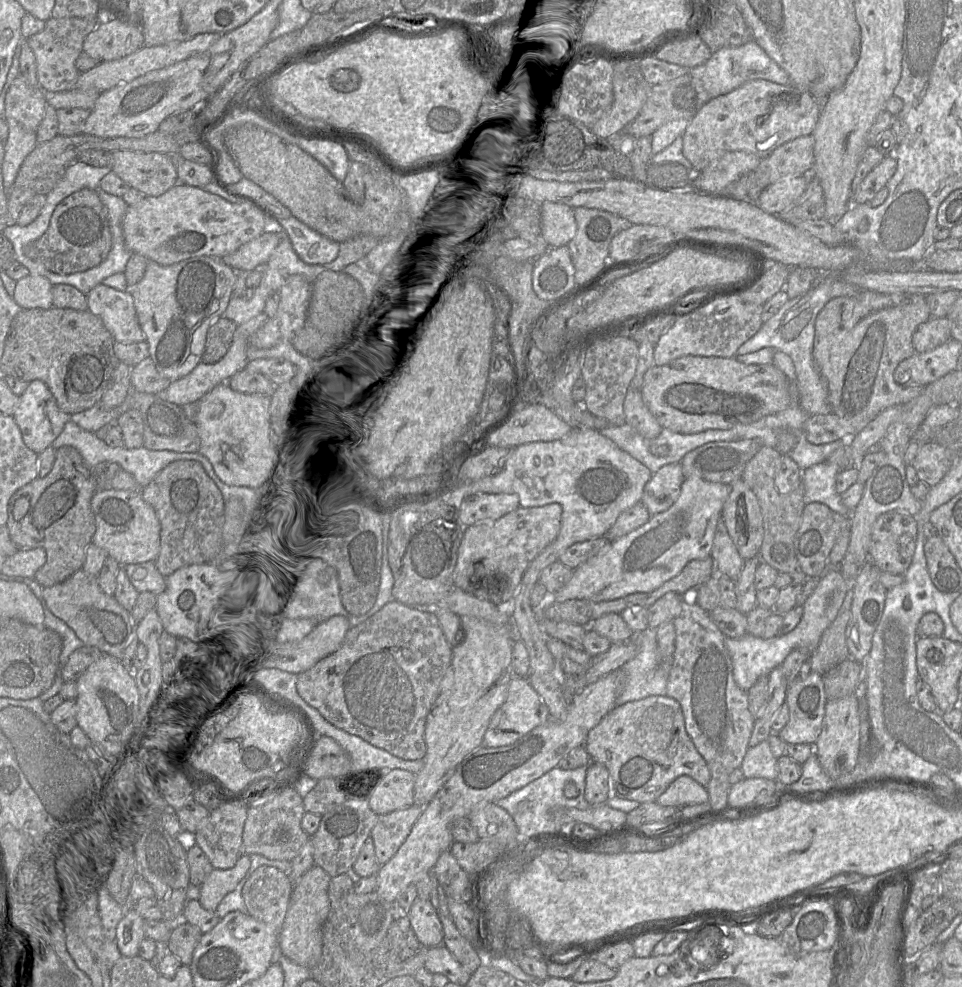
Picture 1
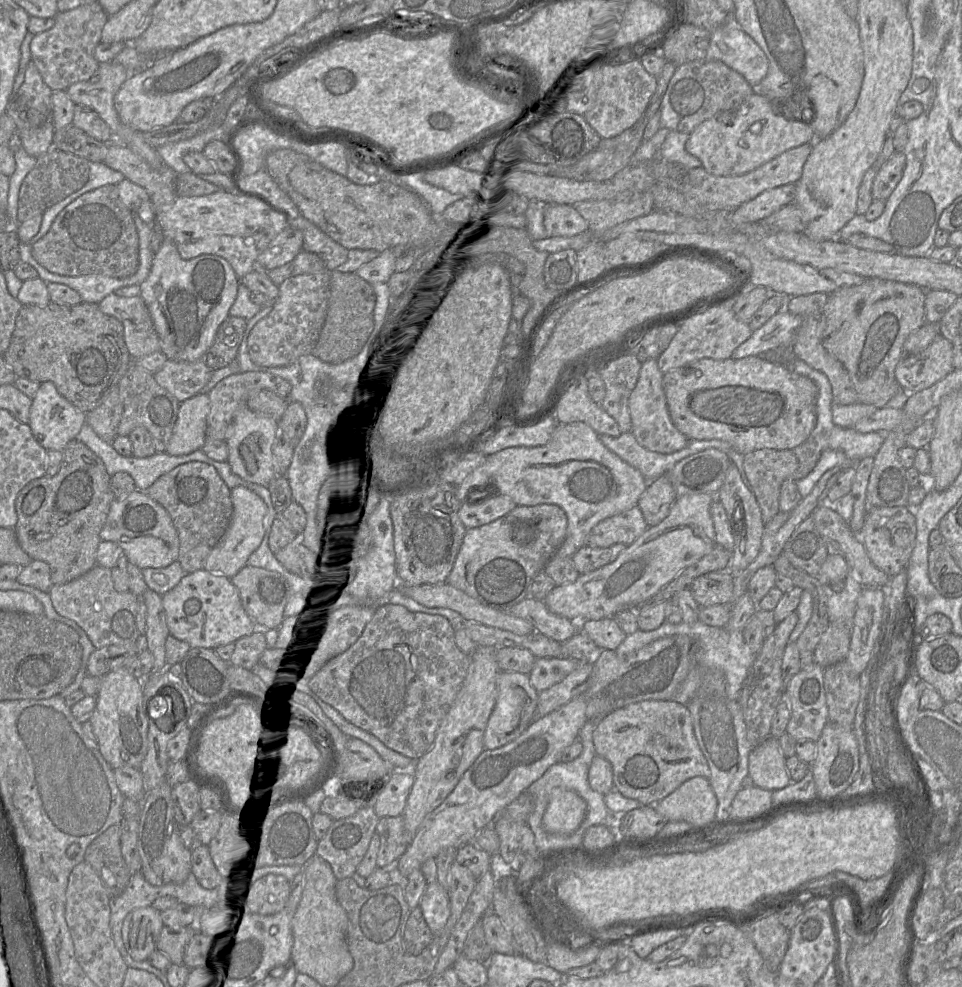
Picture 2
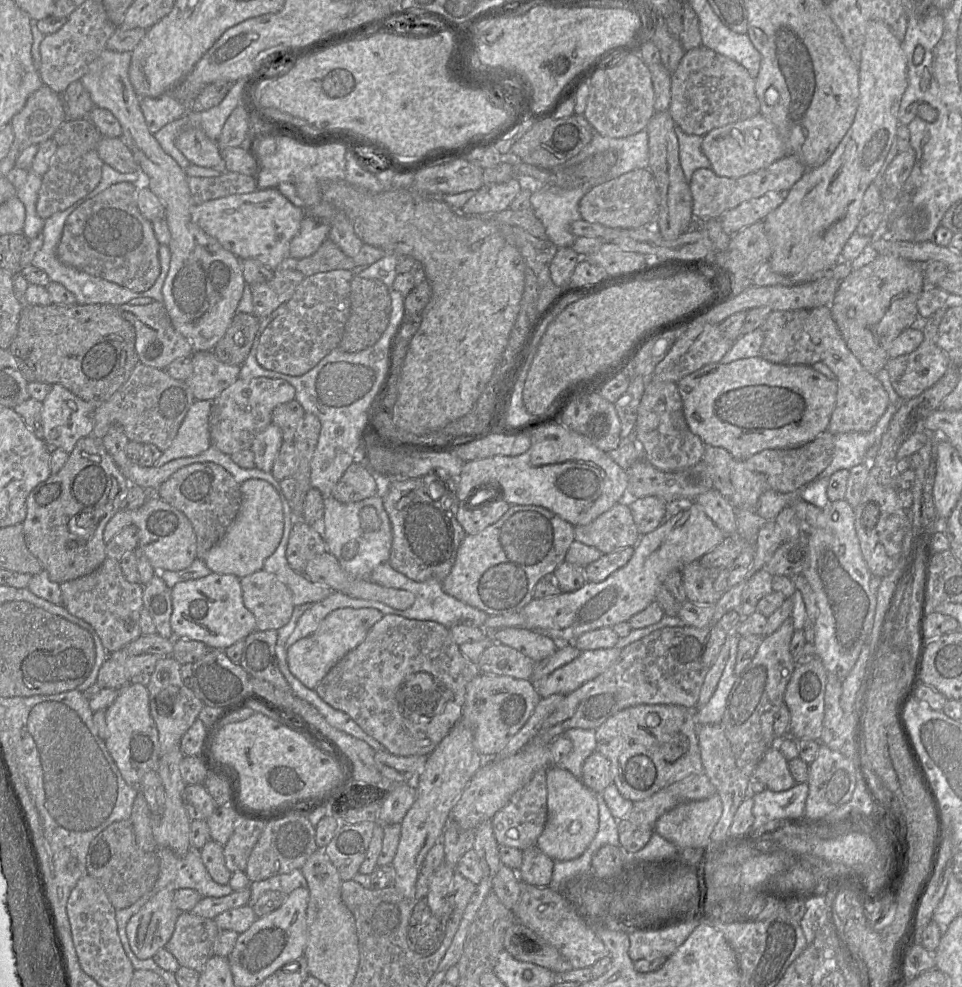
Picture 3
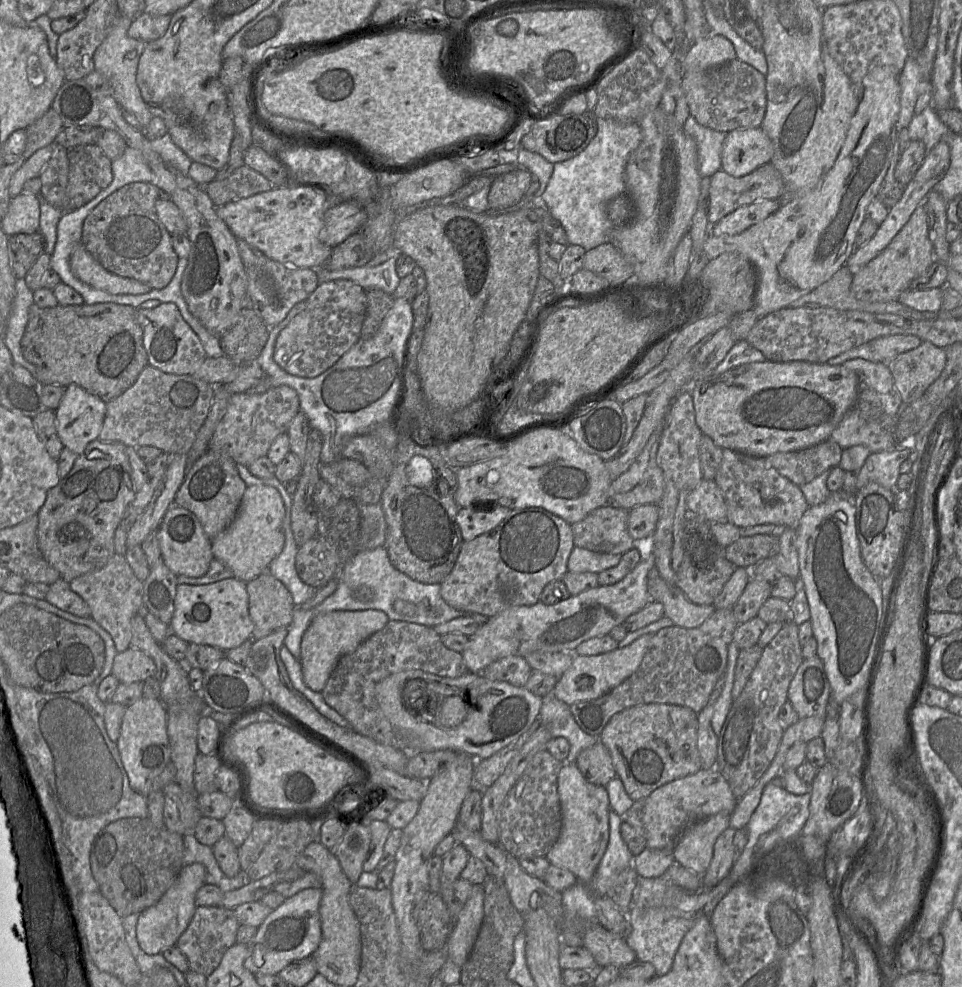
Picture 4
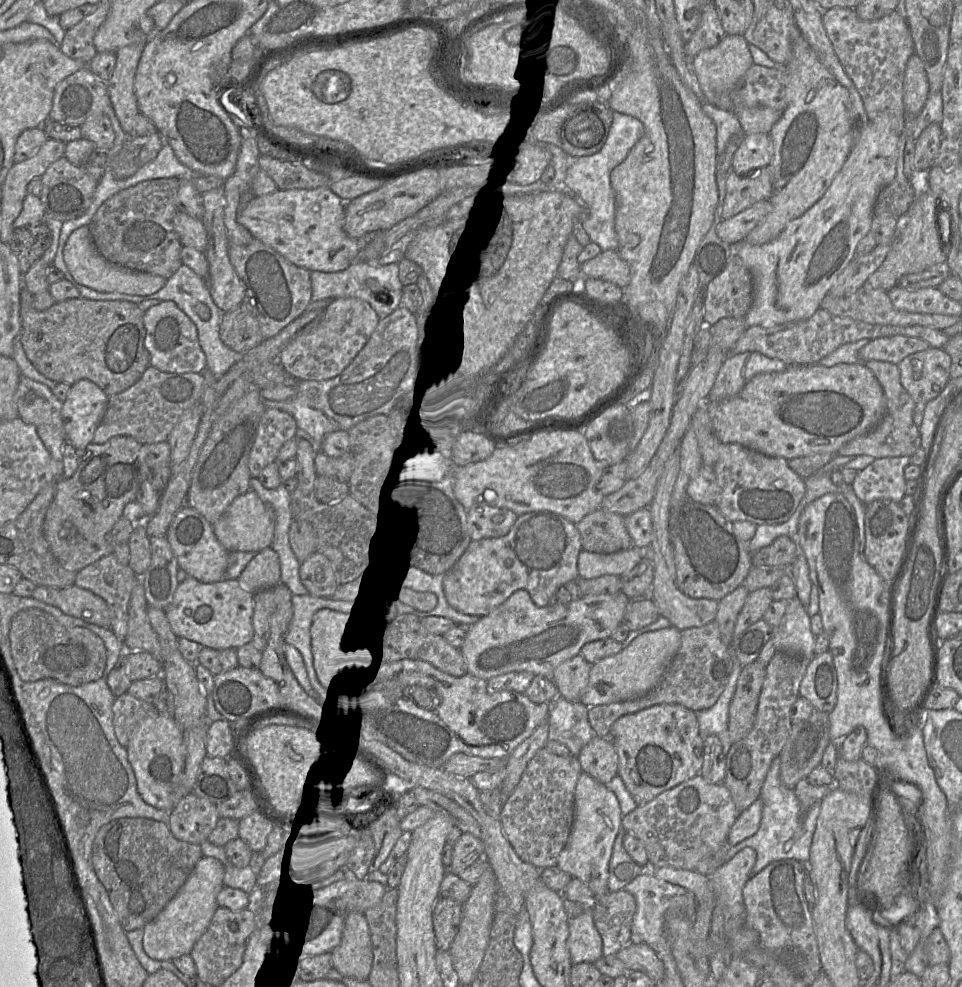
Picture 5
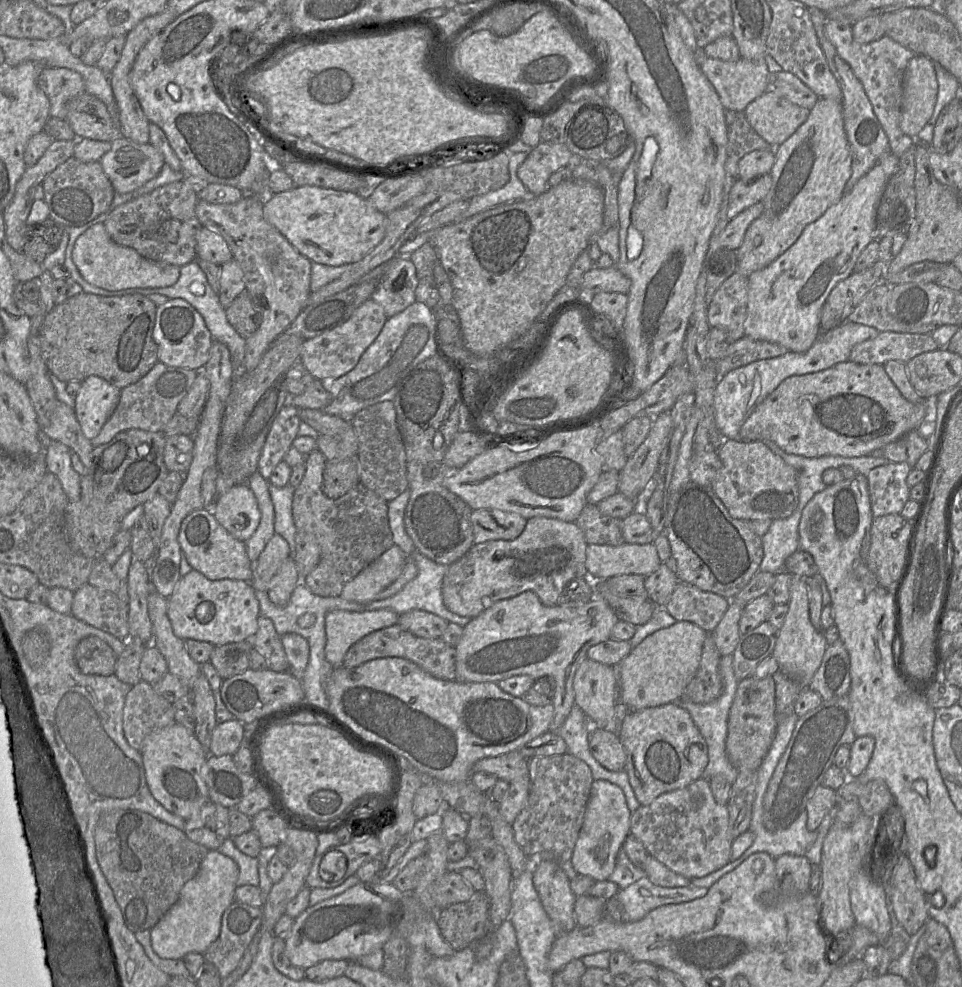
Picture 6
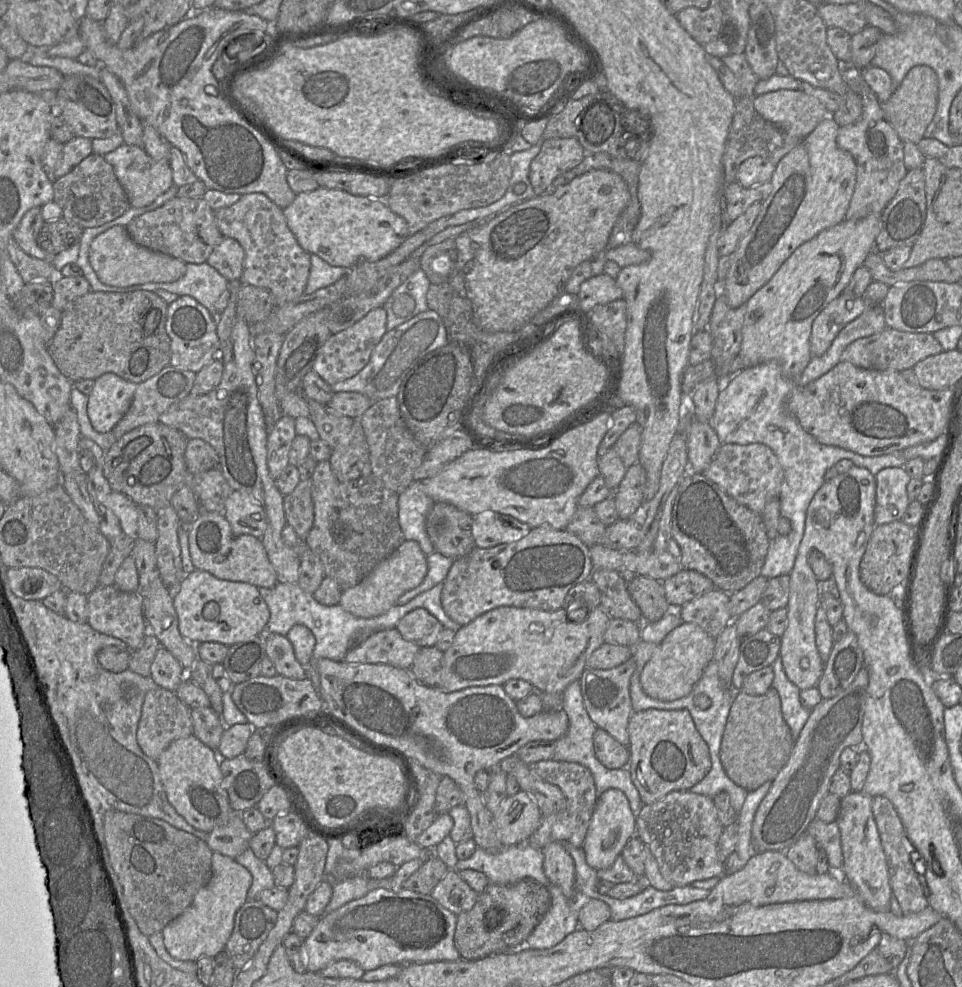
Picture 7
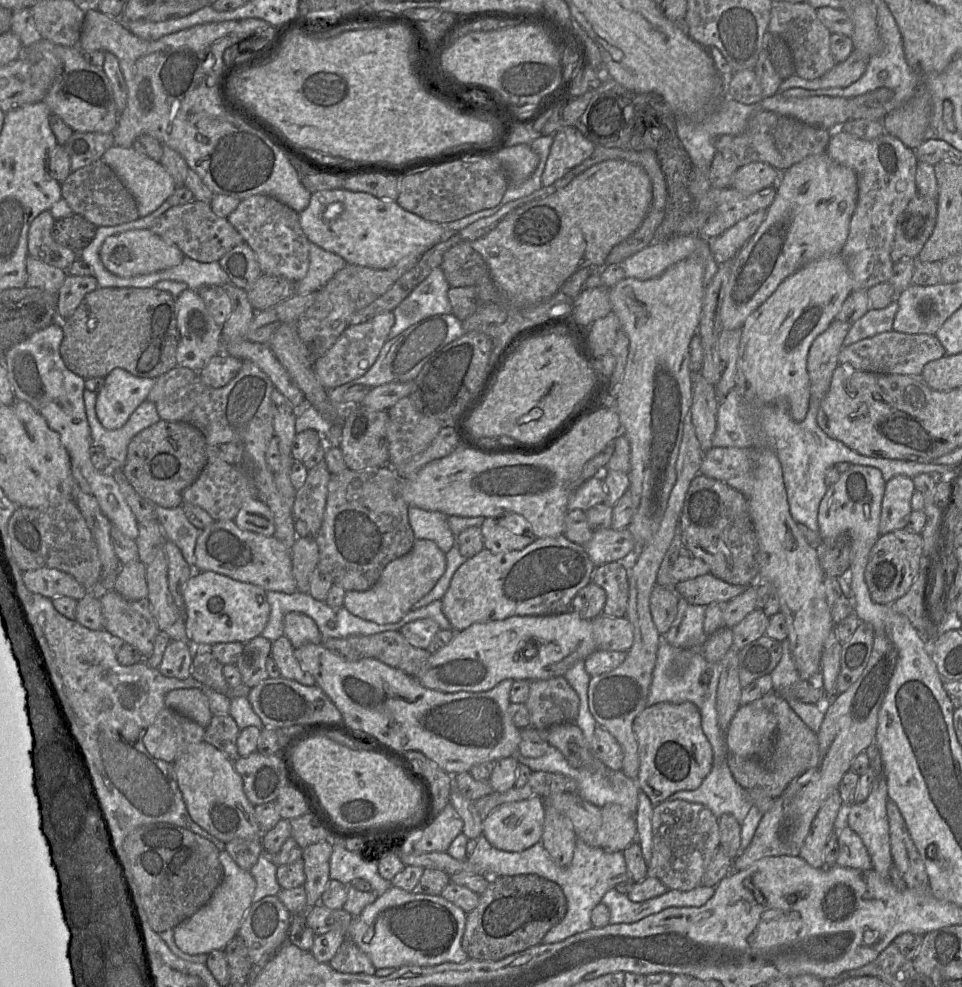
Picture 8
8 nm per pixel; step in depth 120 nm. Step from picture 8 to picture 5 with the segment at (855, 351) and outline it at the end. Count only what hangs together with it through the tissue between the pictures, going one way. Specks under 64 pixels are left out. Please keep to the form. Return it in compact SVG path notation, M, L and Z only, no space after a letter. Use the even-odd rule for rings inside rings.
M904 335L880 337L870 340L859 350L861 362L869 360L900 363L906 356L928 349L930 344L923 339Z

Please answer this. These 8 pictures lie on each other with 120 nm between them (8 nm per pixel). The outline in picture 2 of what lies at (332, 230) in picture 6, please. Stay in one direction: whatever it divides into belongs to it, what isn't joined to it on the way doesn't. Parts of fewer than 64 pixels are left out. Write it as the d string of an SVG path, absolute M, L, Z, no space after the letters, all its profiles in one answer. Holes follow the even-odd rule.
M218 191L198 197L177 196L172 205L155 216L155 226L171 239L184 260L202 254L225 259L238 278L257 268L258 256L288 226L287 216L267 200L238 193Z

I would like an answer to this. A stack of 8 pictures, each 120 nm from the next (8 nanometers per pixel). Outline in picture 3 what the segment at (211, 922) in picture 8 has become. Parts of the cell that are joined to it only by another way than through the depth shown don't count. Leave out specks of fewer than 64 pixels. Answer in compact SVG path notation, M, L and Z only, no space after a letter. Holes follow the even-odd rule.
M159 891L129 919L126 933L137 958L152 958L172 937L181 914L174 903L174 892Z

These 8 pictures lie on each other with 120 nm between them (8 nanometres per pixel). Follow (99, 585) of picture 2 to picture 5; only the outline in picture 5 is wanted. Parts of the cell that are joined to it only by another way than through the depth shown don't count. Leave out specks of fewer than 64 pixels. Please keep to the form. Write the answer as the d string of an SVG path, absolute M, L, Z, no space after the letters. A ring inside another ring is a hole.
M112 552L77 572L74 585L91 591L107 603L111 612L110 630L118 640L123 642L128 630L128 606L131 592L139 580L140 577L130 566L121 564Z

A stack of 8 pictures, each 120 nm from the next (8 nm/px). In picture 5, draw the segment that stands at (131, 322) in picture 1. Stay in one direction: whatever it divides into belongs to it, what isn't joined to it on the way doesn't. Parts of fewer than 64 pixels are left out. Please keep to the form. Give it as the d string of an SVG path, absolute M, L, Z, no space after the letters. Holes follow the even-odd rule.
M161 301L144 312L145 348L150 353L150 365L162 372L183 374L203 373L206 357L200 346L196 325L173 301Z

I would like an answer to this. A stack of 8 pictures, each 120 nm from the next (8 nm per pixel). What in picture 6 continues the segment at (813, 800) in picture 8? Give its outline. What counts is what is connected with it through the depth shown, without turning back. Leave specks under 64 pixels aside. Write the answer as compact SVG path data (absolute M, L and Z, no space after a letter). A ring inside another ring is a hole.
M847 694L822 701L817 708L798 718L764 796L762 822L768 831L777 832L788 828L797 816L806 810L808 800L823 783L826 771L834 765L838 748L842 745L850 746L857 738L853 723L854 713Z

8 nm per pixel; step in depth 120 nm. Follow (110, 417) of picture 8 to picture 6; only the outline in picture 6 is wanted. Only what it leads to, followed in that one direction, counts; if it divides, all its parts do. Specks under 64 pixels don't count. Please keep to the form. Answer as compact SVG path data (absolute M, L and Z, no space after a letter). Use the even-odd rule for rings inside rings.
M90 376L81 382L75 397L74 413L84 436L93 440L115 410L121 390L101 377Z

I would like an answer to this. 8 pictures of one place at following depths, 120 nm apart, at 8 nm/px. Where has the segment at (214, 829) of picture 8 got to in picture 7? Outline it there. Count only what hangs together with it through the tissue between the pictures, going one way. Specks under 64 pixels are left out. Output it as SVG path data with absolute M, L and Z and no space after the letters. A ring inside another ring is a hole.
M194 735L173 741L157 759L169 803L191 826L206 833L225 825L235 812L223 788L220 760L216 750L206 746Z

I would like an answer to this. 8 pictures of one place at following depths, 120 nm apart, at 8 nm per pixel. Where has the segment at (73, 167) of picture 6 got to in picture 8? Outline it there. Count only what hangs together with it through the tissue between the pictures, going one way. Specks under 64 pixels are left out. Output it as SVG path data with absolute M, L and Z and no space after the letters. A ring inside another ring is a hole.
M101 159L72 172L61 183L61 194L74 214L81 215L97 227L116 226L140 218L135 199Z

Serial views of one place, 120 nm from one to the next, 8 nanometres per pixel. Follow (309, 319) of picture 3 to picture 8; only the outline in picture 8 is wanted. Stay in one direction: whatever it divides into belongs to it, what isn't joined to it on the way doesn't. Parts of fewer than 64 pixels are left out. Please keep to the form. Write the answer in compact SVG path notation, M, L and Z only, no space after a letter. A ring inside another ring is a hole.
M386 312L365 323L348 326L326 354L313 363L314 372L324 389L331 390L363 376L375 363L394 321L393 313Z

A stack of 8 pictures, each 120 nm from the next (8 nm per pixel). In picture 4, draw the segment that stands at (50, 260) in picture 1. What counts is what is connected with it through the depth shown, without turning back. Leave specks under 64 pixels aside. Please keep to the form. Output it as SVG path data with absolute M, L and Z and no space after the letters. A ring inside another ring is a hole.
M127 184L110 194L90 212L84 220L81 236L81 243L107 271L135 279L154 290L169 284L179 260L172 248L172 235L156 214L155 202L162 196L154 184Z

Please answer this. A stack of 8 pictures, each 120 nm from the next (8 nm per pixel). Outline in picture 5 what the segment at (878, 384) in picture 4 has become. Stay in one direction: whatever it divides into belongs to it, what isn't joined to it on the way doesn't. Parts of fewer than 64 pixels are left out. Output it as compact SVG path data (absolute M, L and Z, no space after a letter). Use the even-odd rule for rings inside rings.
M877 360L866 361L864 365L873 372L882 386L886 398L887 410L882 420L871 431L847 442L838 450L837 454L843 456L869 455L875 459L900 456L911 457L921 443L919 427L913 419L917 404L900 382L898 365Z

